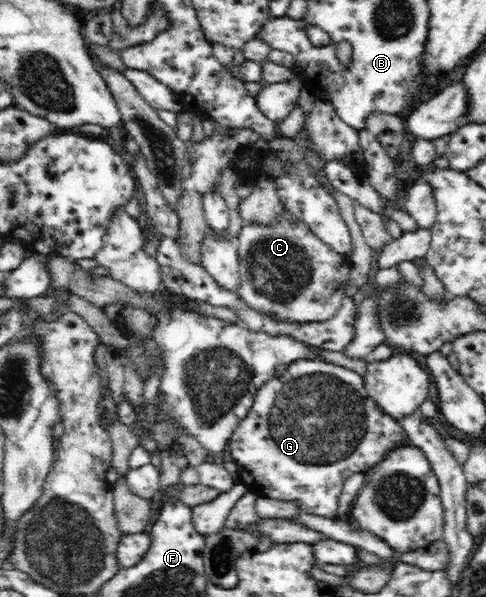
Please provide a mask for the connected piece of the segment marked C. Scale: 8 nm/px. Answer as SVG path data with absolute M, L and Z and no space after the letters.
M282 207L275 225L244 223L237 237L239 265L238 295L255 311L285 323L311 323L331 319L339 311L345 297L350 267L348 256L335 253L302 222L295 221L292 213Z

